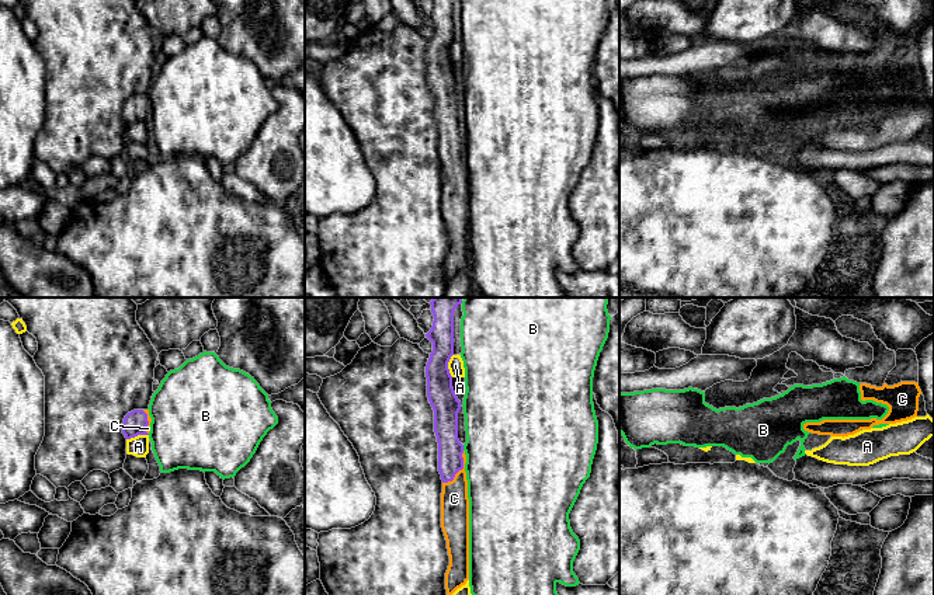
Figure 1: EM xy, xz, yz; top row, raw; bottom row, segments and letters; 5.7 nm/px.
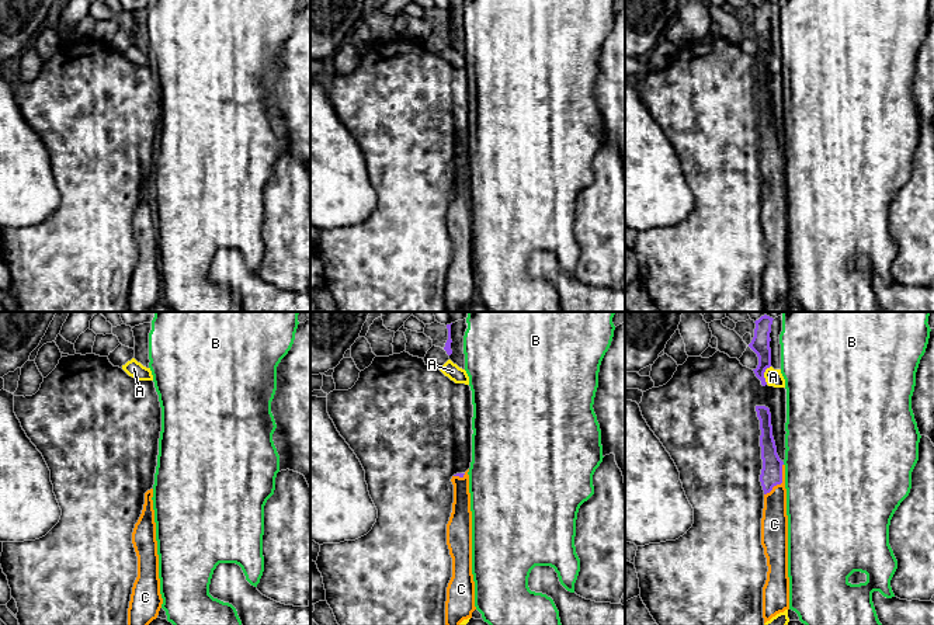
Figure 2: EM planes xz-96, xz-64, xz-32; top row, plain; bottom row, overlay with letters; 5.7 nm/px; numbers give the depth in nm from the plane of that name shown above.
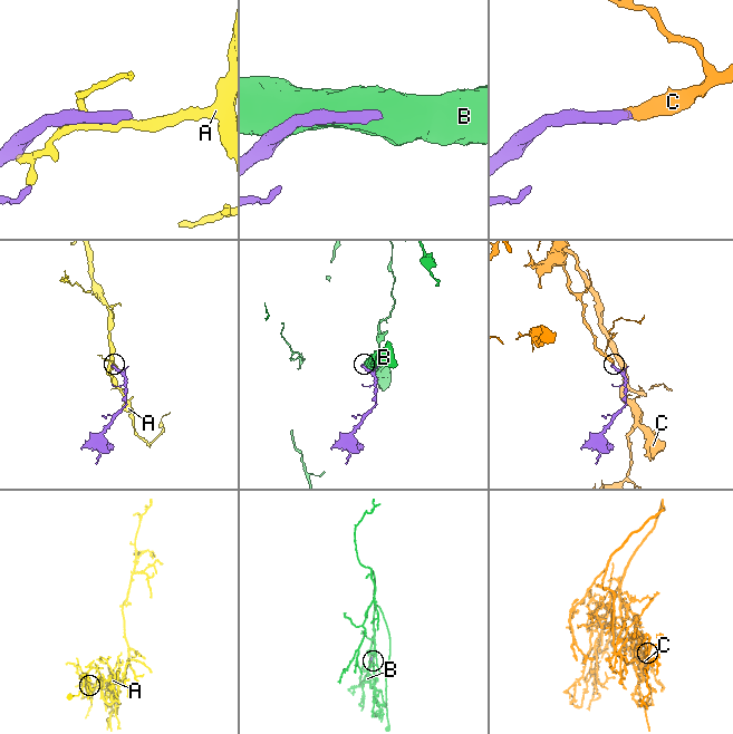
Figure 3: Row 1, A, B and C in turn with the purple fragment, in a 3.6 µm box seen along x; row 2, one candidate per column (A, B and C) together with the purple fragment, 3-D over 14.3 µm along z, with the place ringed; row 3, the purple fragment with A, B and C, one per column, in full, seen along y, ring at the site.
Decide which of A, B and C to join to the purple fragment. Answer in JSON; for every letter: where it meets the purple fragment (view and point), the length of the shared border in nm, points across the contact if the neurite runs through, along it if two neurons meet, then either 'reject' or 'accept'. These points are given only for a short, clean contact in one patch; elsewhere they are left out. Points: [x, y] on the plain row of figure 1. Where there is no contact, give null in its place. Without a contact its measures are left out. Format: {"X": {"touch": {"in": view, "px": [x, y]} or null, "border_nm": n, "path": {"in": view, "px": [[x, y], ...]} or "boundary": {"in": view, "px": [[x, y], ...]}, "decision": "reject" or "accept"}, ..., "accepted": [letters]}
{"A": {"touch": {"in": "xz", "px": [447, 51]}, "border_nm": 140, "decision": "reject"}, "B": {"touch": {"in": "xz", "px": [462, 134]}, "border_nm": 30, "decision": "reject"}, "C": {"touch": {"in": "xz", "px": [459, 155]}, "border_nm": 220, "path": {"in": "xz", "px": [[450, 135], [451, 146], [459, 155], [454, 160], [454, 184]]}, "decision": "accept"}, "accepted": ["C"]}

